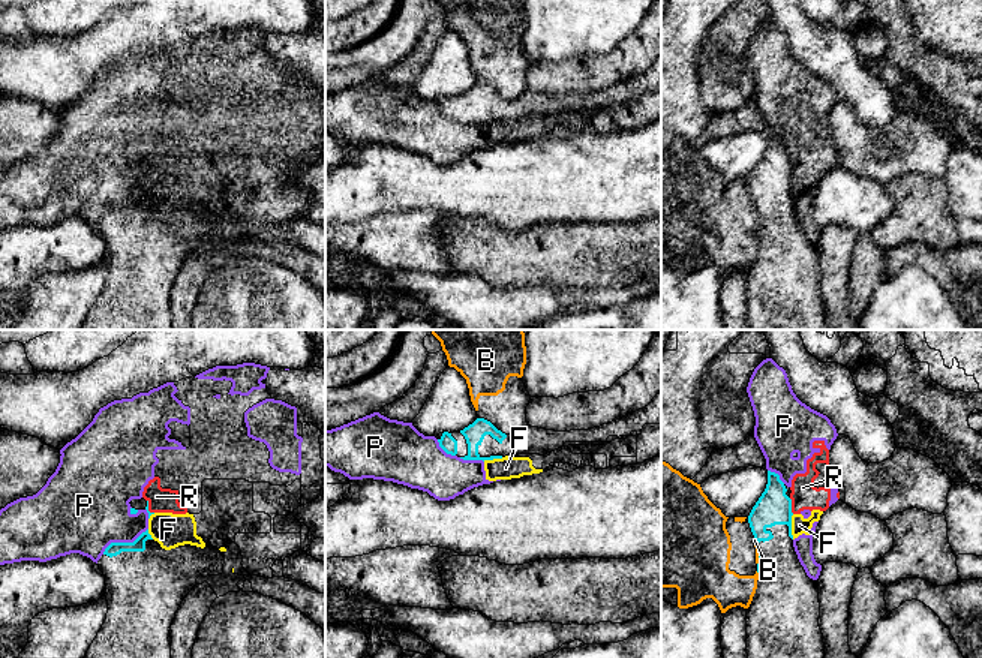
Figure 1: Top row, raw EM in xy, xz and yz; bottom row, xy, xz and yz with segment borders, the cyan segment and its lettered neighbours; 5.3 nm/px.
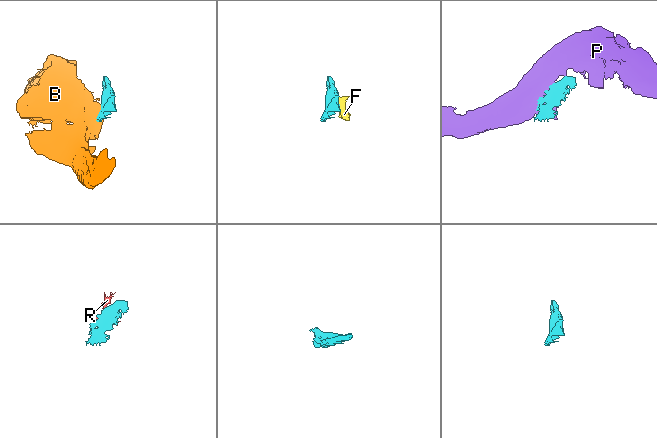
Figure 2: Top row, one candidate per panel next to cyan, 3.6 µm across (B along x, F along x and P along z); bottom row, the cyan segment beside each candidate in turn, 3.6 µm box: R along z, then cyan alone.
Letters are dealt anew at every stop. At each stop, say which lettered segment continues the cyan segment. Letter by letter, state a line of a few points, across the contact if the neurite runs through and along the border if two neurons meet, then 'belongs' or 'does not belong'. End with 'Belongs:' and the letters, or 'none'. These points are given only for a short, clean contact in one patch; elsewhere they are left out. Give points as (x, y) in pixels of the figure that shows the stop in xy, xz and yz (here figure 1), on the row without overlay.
B: line yz (759, 218), (757, 228); does not belong
F: line yz (793, 179), (792, 203); does not belong
P: does not belong
R: line yz (789, 162), (793, 177); does not belong
Belongs: none

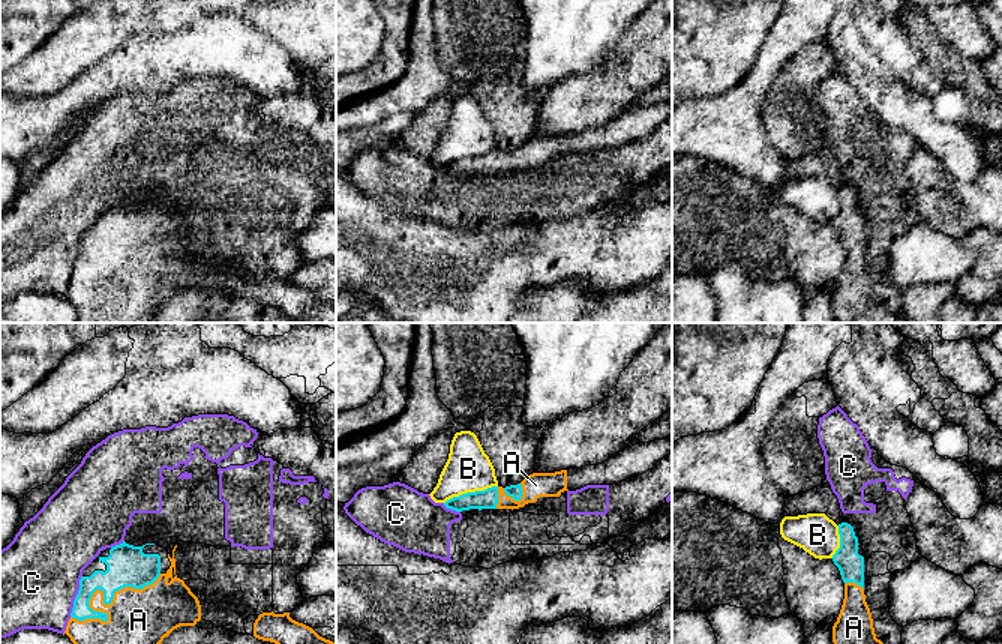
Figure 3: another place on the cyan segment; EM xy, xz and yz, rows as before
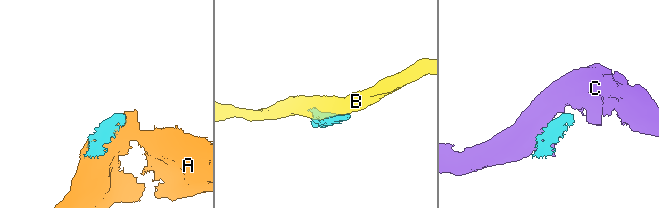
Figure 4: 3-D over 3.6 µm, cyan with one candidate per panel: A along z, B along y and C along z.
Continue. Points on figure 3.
A: belongs
B: does not belong
C: does not belong
Belongs: A

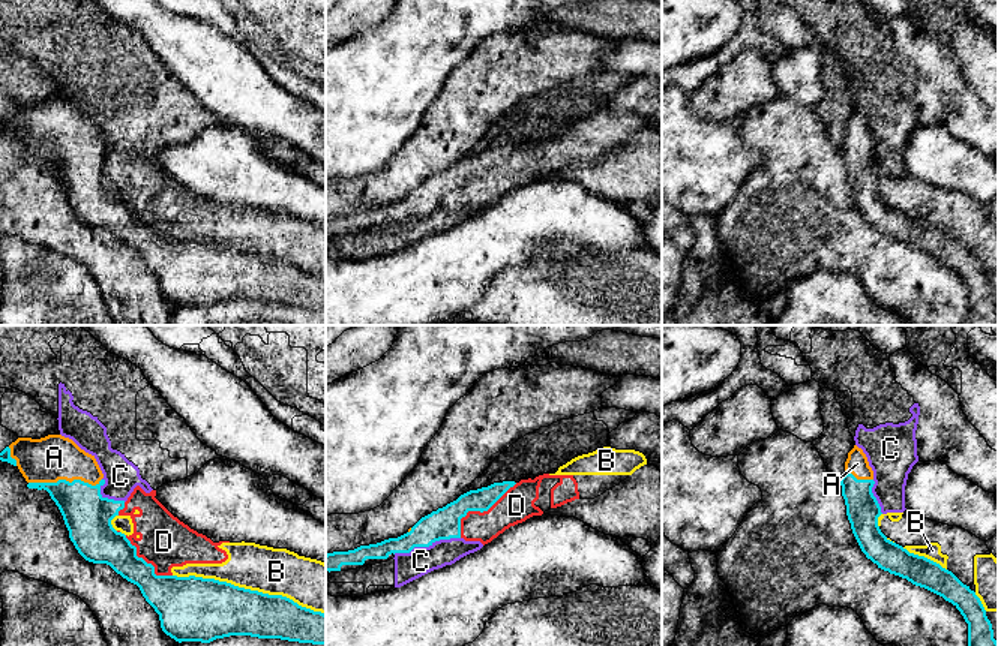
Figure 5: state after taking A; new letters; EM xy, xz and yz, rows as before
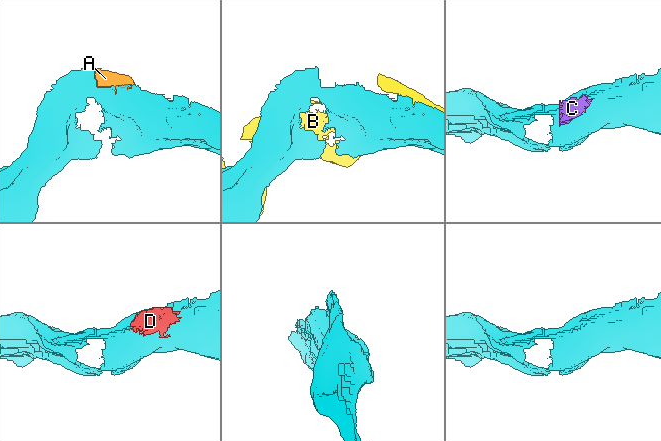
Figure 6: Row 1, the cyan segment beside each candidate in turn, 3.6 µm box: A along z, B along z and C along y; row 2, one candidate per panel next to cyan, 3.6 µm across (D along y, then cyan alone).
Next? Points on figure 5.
A: belongs
B: does not belong
C: does not belong
D: does not belong
Belongs: A

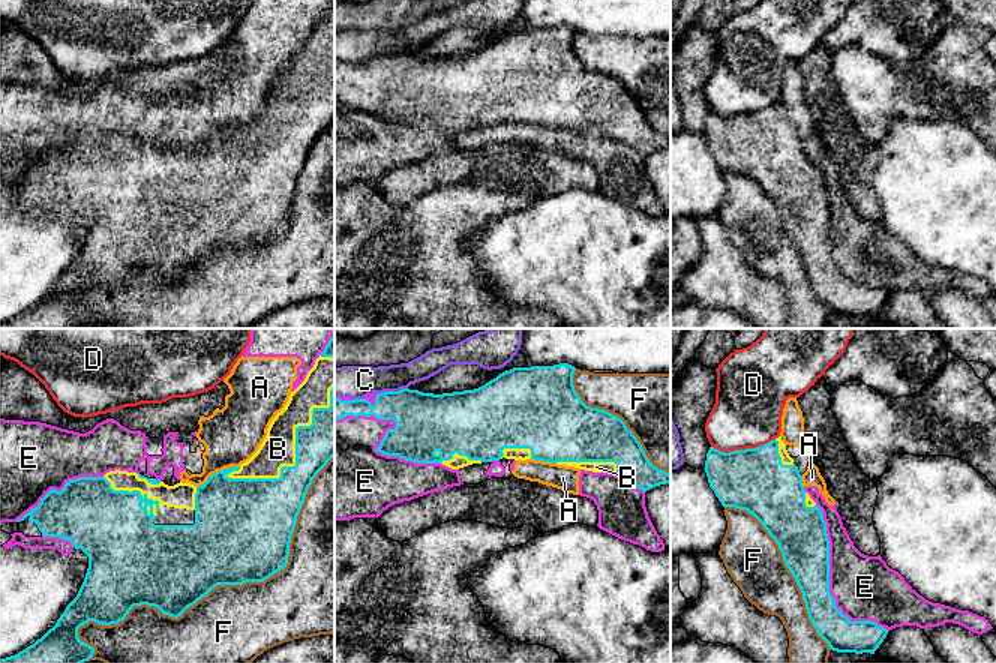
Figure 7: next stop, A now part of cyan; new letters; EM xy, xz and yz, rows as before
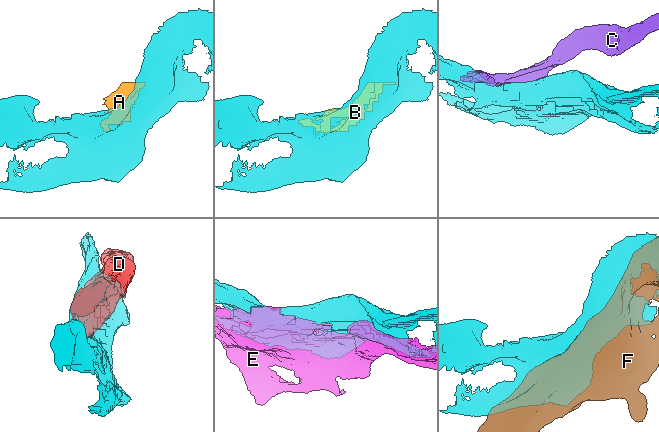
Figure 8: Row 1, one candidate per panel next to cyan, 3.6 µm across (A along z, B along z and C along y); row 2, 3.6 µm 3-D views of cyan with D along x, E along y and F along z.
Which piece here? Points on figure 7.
A: does not belong
B: belongs
C: does not belong
D: does not belong
E: does not belong
F: does not belong
Belongs: B

